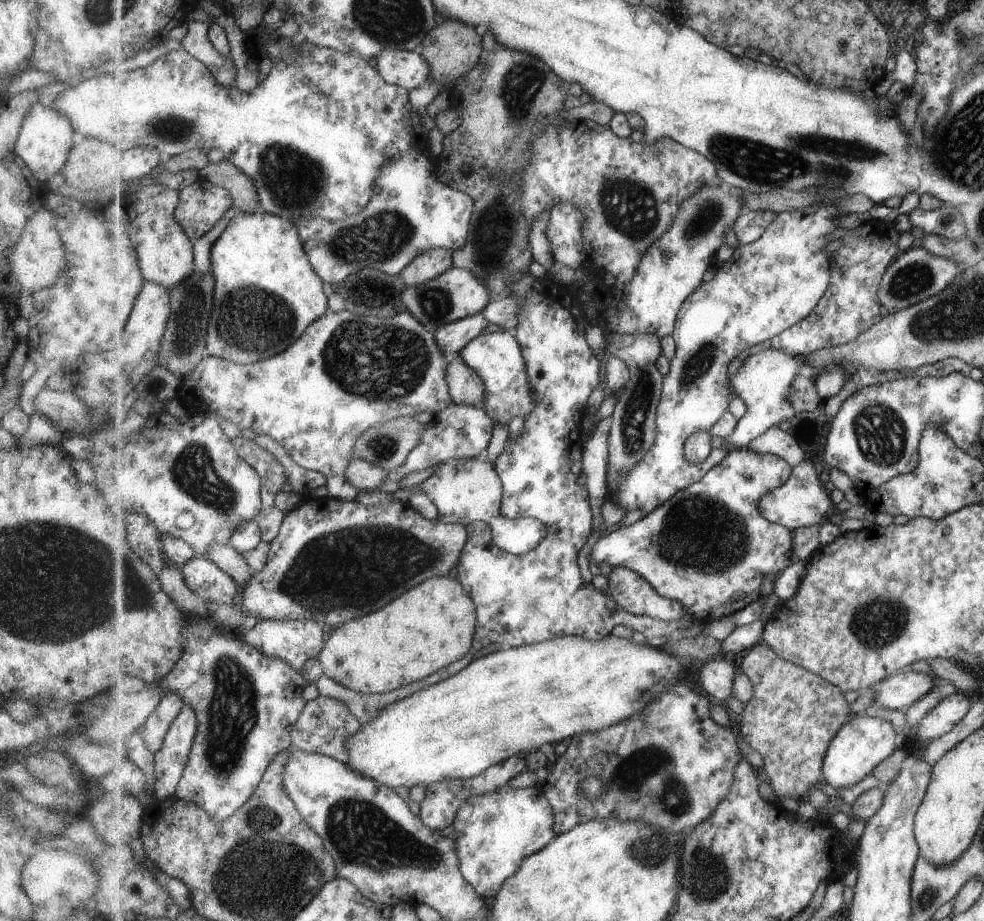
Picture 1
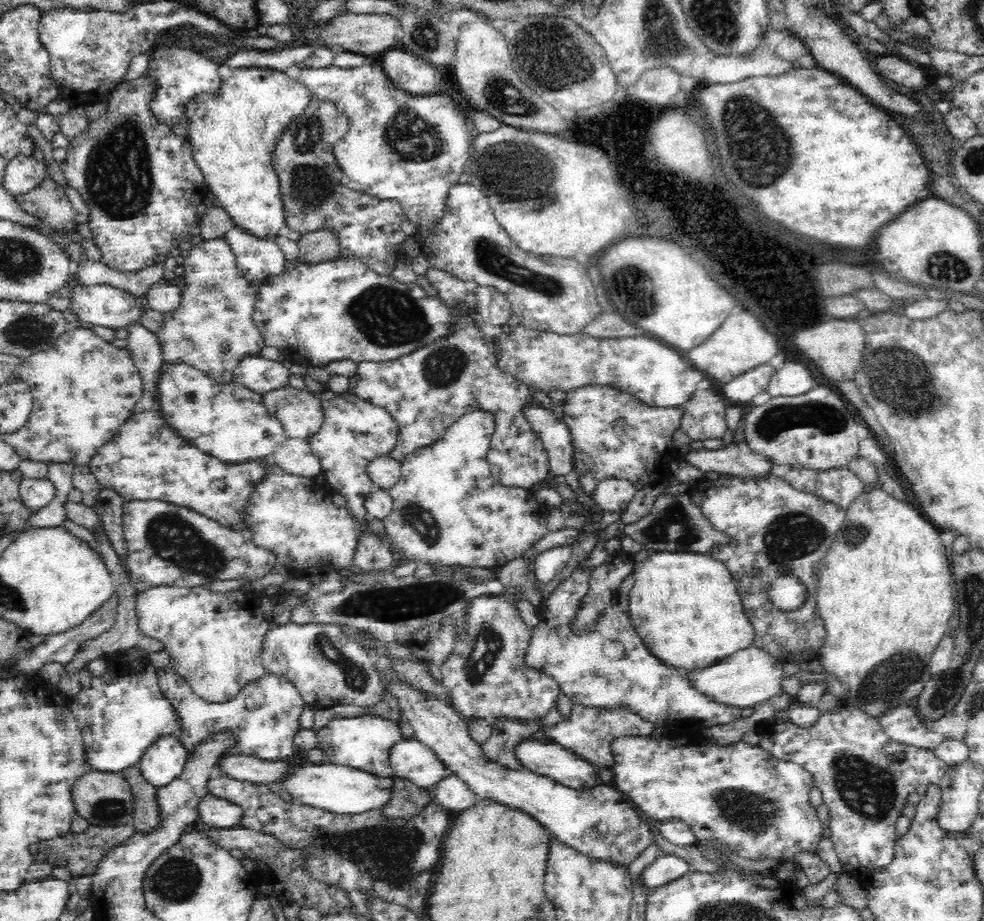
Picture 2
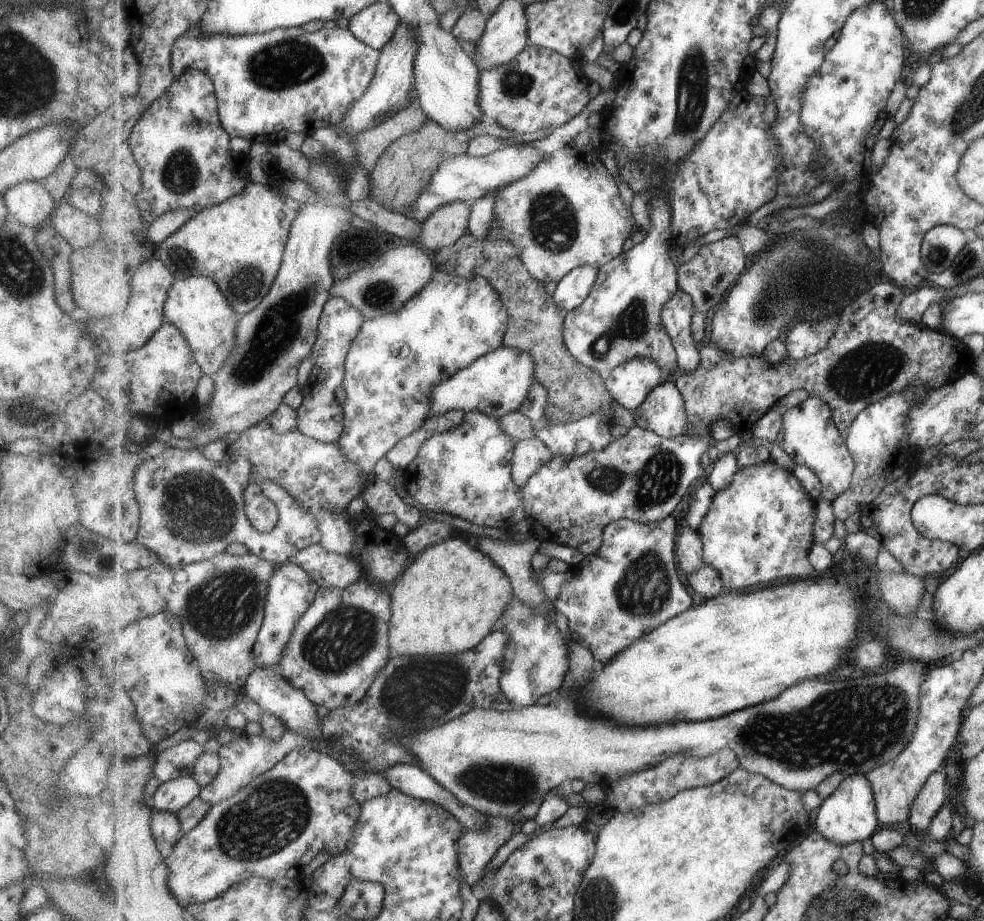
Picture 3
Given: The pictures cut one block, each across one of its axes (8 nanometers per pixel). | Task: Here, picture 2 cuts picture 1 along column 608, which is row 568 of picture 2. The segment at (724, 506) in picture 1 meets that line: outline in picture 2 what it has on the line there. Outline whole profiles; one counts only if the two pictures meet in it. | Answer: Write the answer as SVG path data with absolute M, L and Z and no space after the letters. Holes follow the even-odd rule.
M568 544L558 548L548 548L537 554L534 559L532 578L540 584L547 584L560 574L572 556L572 548Z

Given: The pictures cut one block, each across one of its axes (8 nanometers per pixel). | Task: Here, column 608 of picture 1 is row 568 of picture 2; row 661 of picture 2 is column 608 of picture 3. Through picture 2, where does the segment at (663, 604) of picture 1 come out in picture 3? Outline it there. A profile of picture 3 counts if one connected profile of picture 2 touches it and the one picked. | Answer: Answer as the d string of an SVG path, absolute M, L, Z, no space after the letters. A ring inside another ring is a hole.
M673 515L651 524L621 519L606 526L603 546L597 554L584 557L580 563L569 566L562 573L546 568L537 570L543 588L547 588L547 596L551 596L555 608L569 619L573 640L590 648L600 666L611 662L615 656L619 656L619 652L644 638L648 632L655 632L655 628L663 626L671 618L695 608L699 602L678 568L675 550L681 523Z

